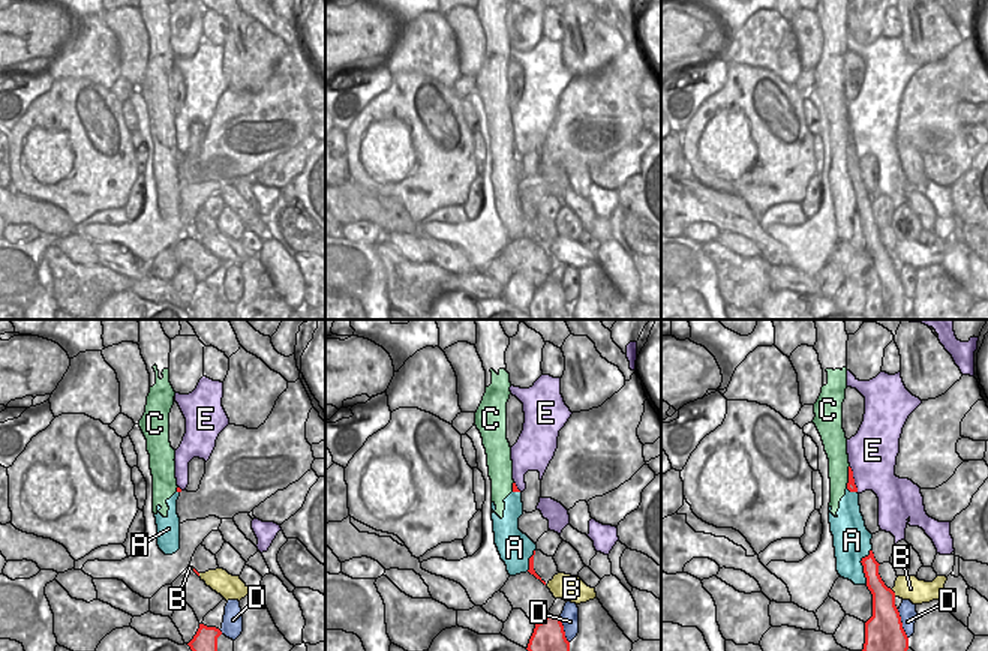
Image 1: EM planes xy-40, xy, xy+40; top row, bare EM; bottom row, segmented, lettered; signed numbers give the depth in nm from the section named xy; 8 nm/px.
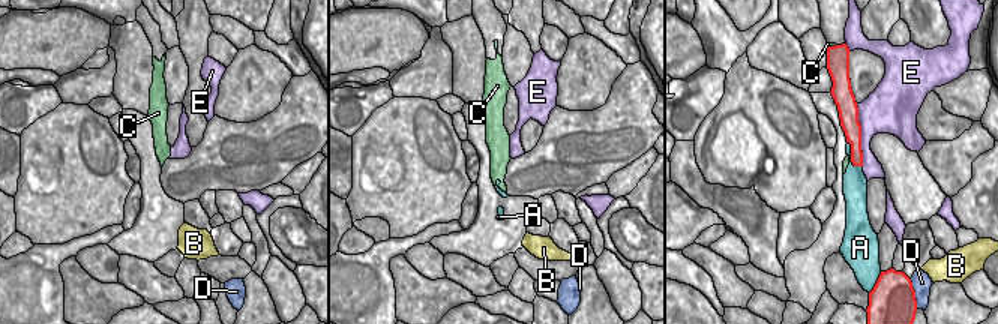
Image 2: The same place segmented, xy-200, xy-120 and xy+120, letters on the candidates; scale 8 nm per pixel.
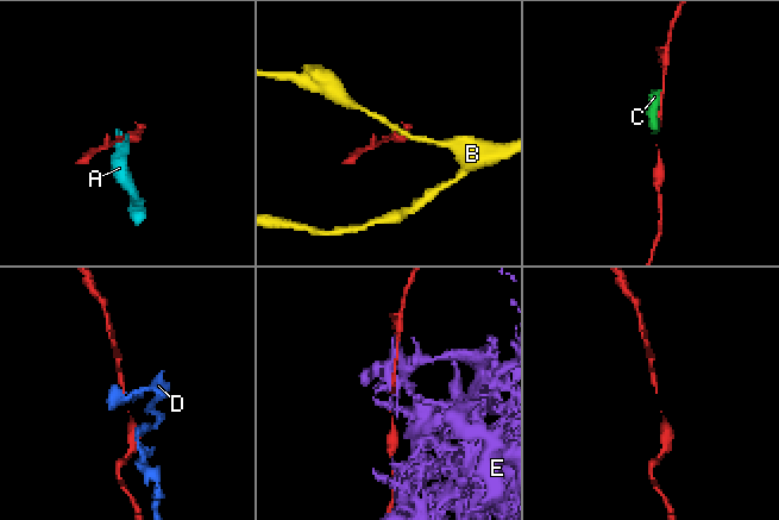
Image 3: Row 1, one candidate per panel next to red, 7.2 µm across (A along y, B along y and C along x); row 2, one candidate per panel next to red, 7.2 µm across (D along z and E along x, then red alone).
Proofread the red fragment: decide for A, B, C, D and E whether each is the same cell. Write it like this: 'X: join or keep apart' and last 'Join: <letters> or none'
A: keep apart
B: keep apart
C: keep apart
D: keep apart
E: keep apart
Join: none

